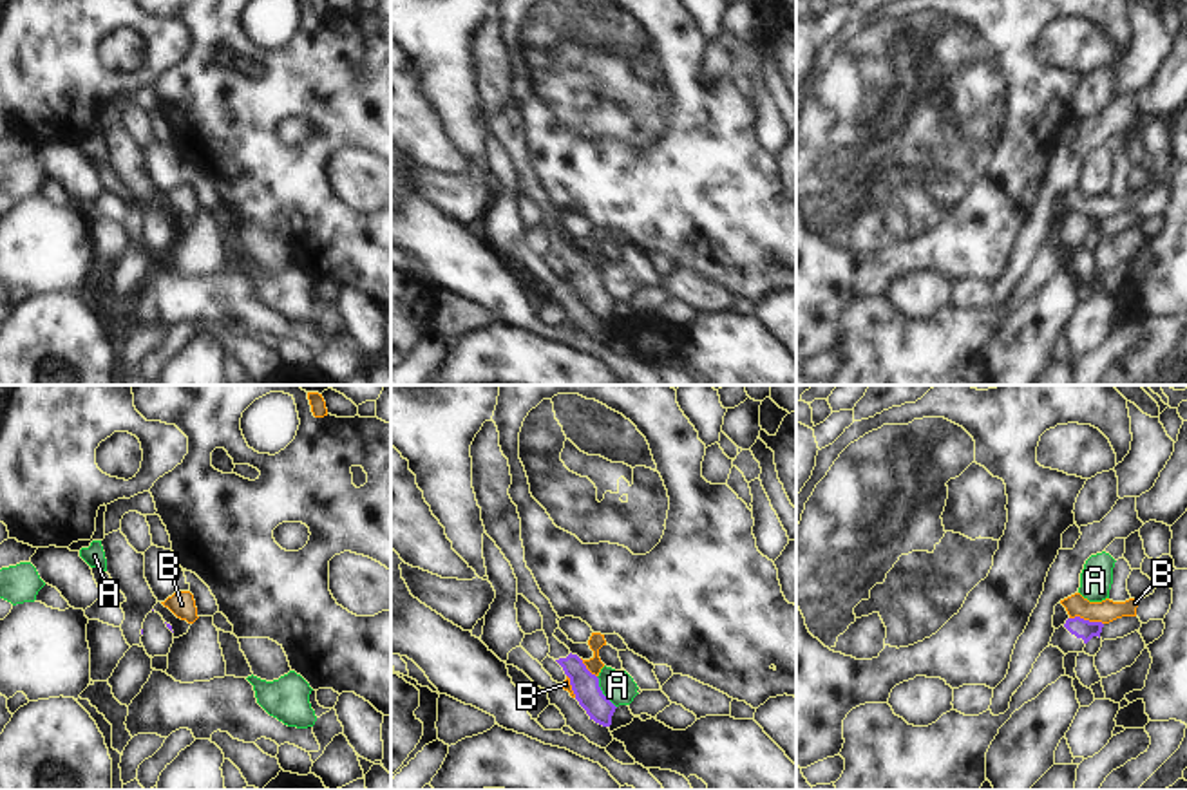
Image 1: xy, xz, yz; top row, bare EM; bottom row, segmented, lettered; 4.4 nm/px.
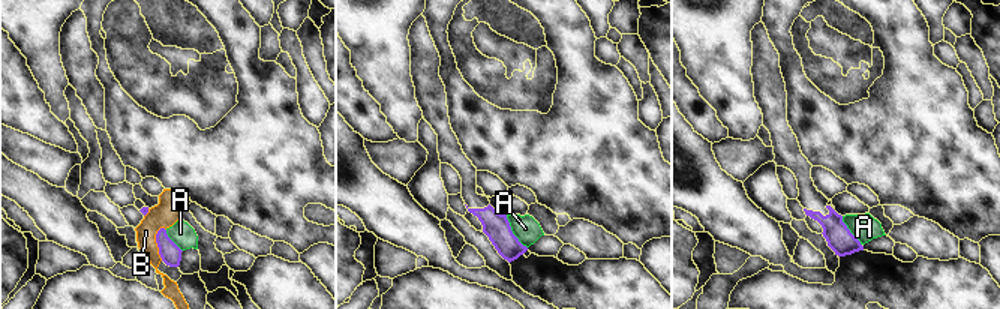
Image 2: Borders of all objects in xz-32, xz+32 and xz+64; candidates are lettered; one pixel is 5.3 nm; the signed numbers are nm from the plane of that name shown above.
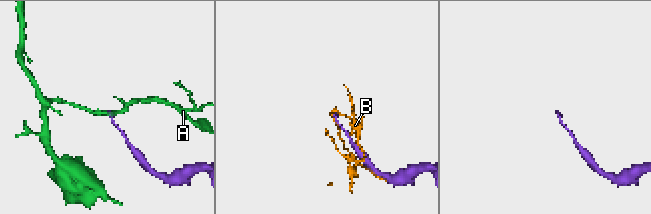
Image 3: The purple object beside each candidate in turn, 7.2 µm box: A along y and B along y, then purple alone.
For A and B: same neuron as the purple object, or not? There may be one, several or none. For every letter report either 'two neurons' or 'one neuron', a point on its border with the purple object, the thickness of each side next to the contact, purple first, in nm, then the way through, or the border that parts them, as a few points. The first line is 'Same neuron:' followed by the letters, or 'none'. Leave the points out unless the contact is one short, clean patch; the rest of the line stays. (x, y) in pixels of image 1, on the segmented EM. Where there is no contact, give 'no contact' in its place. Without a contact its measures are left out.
Same neuron: none
A: two neurons | xz (601, 693) | 120/140 nm | along xz (596, 677), (601, 693), (616, 707)
B: two neurons | yz (1086, 620) | 90/100 nm

